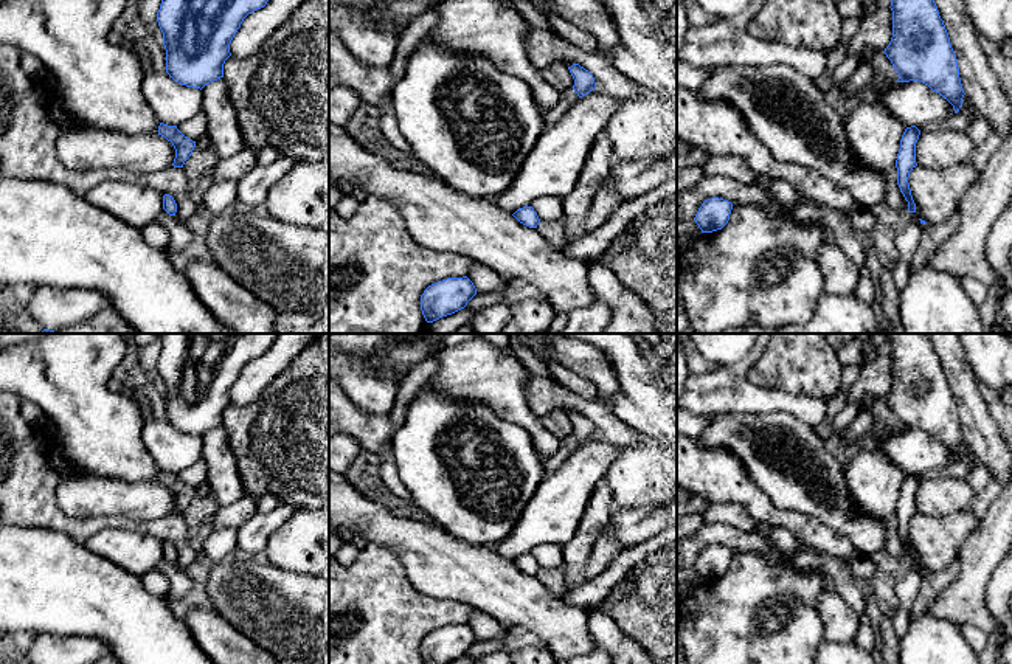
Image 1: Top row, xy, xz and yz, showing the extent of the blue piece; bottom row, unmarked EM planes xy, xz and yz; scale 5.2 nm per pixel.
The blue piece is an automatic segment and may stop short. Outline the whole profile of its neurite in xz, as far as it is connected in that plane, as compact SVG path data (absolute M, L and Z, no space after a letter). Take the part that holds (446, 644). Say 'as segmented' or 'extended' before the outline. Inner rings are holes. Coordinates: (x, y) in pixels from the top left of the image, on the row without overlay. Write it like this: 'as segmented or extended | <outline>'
as segmented | M447 625L428 633L421 642L424 664L447 664L467 653L477 642L473 630L467 625Z

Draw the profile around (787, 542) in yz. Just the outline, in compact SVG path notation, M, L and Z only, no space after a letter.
M773 527L767 535L765 535L785 557L790 557L798 545L799 540L796 534L785 527Z

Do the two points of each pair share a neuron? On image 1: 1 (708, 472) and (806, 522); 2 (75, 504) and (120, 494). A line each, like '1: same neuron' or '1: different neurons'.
1: same neuron
2: same neuron

